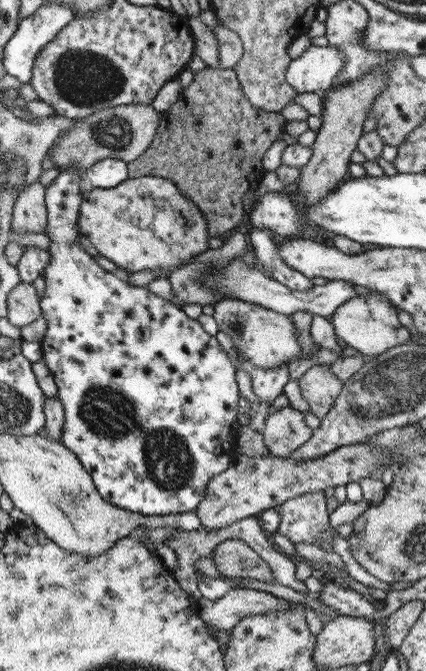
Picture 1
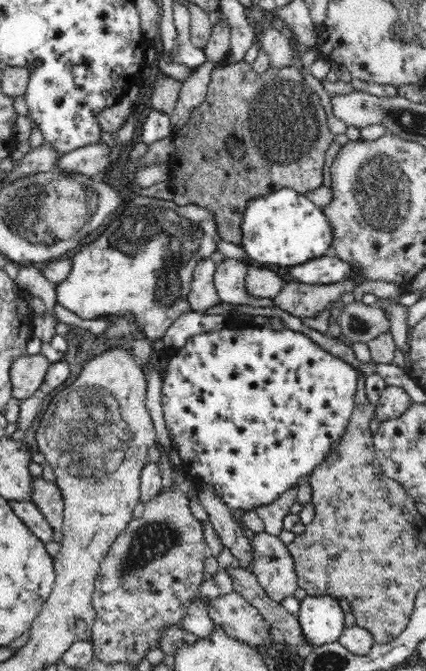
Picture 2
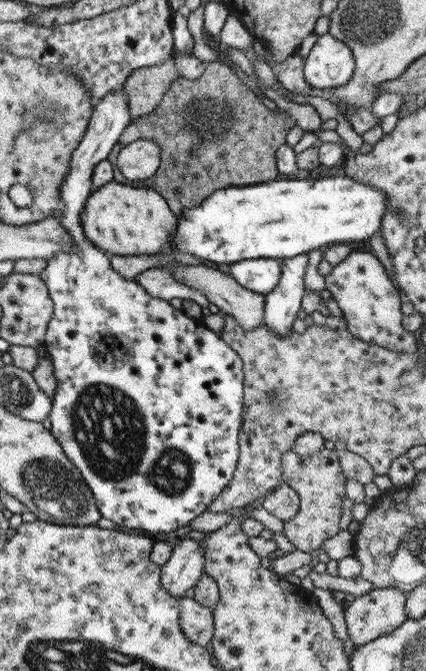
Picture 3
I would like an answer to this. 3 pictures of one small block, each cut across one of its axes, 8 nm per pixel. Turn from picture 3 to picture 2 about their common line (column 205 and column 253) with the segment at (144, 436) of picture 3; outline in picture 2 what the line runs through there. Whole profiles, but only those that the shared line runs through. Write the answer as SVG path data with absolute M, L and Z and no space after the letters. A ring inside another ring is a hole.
M231 318L228 327L222 332L196 336L188 342L184 349L169 352L167 356L168 372L162 382L161 396L170 437L174 439L174 443L178 447L181 460L189 464L188 472L192 474L192 478L198 482L201 478L202 483L214 485L218 495L232 507L232 510L234 508L242 508L245 512L253 510L258 505L276 500L282 491L305 480L314 467L321 463L321 460L327 455L331 444L334 444L334 441L343 435L356 405L359 372L346 361L318 347L314 341L291 329L274 332L263 327L239 326Z

